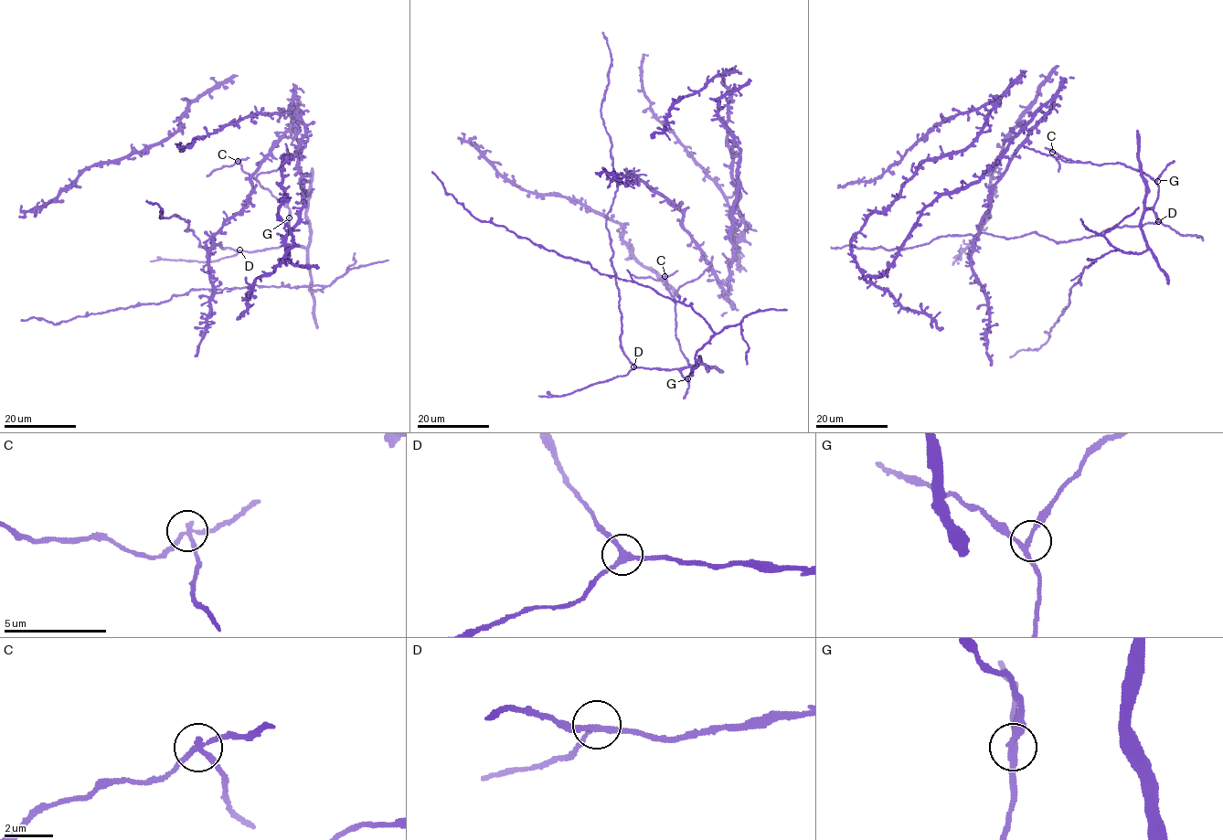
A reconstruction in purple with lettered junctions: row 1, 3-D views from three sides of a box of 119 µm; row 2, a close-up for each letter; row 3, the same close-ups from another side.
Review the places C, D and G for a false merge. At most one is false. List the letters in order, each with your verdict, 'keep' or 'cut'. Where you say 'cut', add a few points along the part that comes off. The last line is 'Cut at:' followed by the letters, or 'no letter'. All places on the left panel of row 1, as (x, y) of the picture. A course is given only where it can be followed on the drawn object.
C: cut; course (238, 161), (214, 169), (207, 176)
D: keep
G: keep
Cut at: C

